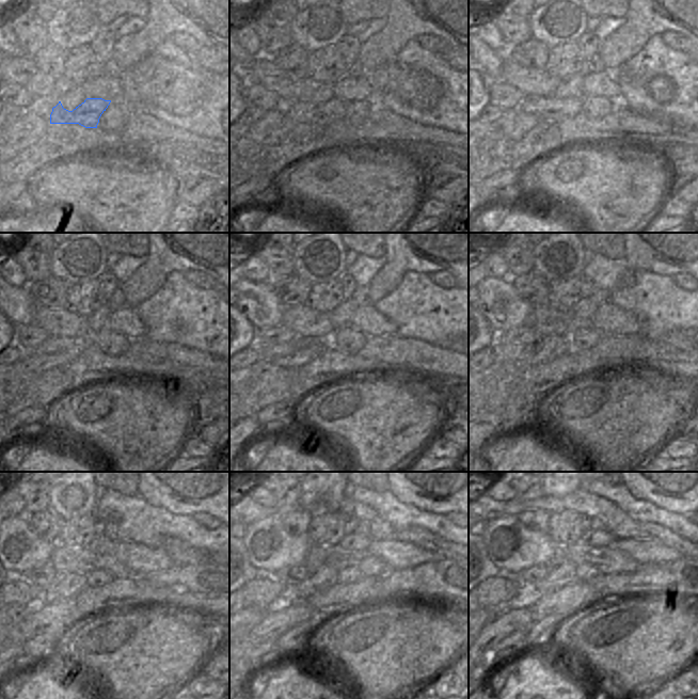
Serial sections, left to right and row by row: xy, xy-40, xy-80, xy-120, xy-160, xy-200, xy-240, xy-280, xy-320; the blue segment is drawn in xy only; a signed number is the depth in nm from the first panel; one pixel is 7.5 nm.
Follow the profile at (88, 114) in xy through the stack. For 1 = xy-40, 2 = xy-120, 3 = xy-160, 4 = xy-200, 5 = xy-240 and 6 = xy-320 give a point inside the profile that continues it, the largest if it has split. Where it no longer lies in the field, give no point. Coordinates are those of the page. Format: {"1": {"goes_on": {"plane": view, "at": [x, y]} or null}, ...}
{"1": {"goes_on": {"plane": "xy-40", "at": [302, 111]}}, "2": {"goes_on": {"plane": "xy-120", "at": [54, 344]}}, "3": {"goes_on": {"plane": "xy-160", "at": [271, 352]}}, "4": {"goes_on": {"plane": "xy-200", "at": [504, 351]}}, "5": {"goes_on": {"plane": "xy-240", "at": [24, 591]}}, "6": {"goes_on": {"plane": "xy-320", "at": [495, 592]}}}

